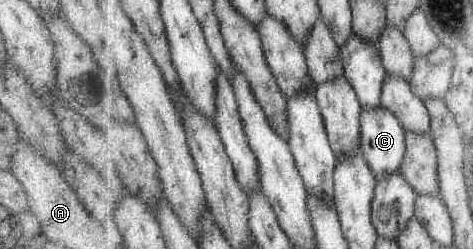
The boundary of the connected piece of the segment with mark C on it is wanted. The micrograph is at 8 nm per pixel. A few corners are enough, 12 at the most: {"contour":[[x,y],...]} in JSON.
{"contour":[[383,105],[365,106],[362,149],[379,181],[401,169],[406,130]]}

